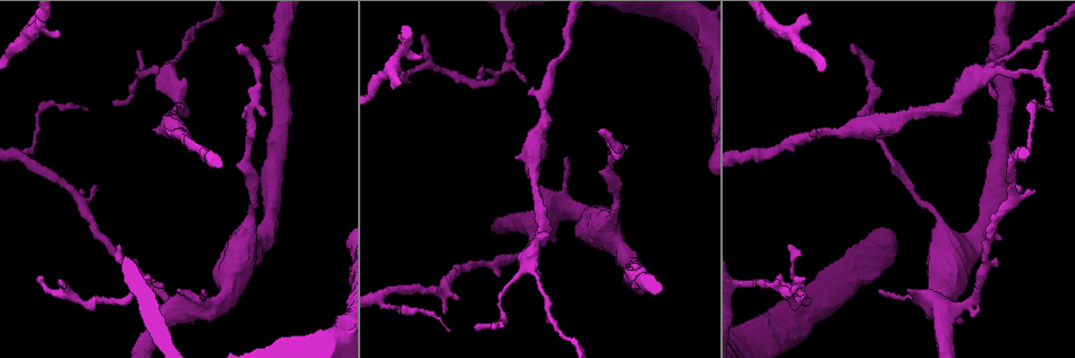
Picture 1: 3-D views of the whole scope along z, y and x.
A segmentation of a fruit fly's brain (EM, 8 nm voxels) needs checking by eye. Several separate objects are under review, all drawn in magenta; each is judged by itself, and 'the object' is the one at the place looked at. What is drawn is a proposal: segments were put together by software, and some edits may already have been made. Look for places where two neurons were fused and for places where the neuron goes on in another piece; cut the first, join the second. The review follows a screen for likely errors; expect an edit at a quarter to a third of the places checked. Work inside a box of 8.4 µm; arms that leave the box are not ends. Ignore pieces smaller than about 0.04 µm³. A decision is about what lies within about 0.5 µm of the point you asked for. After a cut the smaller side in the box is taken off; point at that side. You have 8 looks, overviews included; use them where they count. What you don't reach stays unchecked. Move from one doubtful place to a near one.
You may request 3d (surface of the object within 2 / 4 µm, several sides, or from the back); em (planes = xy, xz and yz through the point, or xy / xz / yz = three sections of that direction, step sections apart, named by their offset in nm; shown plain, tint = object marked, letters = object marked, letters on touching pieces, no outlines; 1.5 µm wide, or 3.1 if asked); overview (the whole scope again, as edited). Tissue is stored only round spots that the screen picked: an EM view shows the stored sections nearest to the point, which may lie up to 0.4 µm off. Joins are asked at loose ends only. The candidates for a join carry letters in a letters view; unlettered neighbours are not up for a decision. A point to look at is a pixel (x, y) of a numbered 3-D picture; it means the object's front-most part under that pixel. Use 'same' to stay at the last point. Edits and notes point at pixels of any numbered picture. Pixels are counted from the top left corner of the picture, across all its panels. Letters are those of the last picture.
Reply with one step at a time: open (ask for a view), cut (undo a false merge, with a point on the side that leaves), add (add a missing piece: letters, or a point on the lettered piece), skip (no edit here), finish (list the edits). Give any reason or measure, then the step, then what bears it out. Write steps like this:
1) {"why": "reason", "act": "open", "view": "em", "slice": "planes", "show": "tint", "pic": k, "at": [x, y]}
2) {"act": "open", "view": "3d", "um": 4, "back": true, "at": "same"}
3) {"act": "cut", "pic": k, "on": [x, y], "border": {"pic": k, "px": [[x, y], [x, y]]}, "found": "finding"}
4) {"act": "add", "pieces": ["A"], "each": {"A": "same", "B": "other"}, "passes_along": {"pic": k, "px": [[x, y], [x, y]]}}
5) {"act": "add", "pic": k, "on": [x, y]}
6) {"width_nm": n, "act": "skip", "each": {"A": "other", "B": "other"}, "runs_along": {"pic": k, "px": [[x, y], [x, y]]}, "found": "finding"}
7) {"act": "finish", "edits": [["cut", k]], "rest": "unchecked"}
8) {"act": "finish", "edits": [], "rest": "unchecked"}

{"why": "free end", "act": "open", "view": "3d", "um": 4, "pic": 1, "at": [850, 45]}

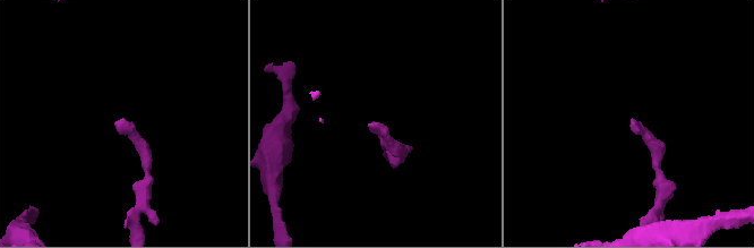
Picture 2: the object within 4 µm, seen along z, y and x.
{"why": "shape alone is not enough", "act": "open", "view": "em", "slice": "planes", "show": "letters", "pic": 2, "at": [374, 122]}

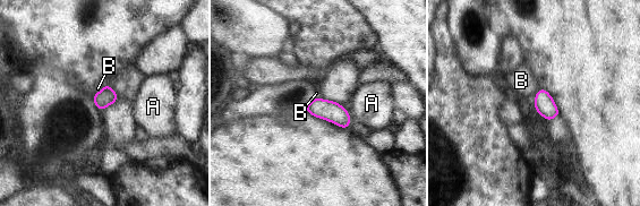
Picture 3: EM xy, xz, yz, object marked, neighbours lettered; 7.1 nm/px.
{"act": "skip", "each": {"A": "other", "B": "other"}, "border": {"pic": 3, "px": [[110, 84], [105, 84], [92, 95]]}, "found": "no lettered piece goes on from it"}

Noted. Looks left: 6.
{"why": "free end", "act": "open", "view": "em", "slice": "planes", "show": "tint", "pic": 1, "at": [58, 38]}

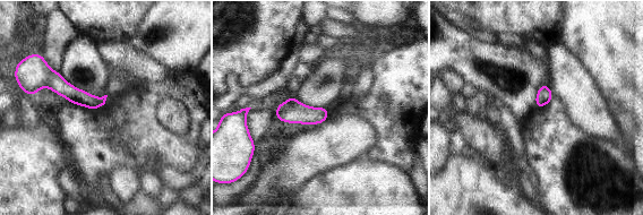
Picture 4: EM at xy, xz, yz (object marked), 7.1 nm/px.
{"why": "see the neighbours", "act": "open", "view": "em", "slice": "planes", "show": "letters", "at": "same"}

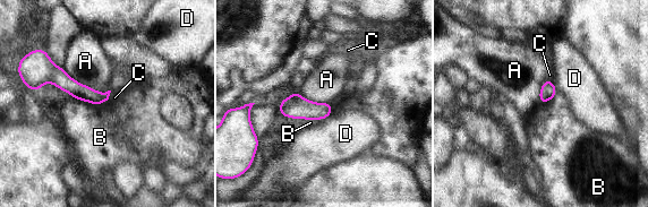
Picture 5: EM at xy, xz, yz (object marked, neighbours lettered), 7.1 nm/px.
{"act": "skip", "each": {"A": "other", "B": "other", "C": "other", "D": "other"}, "runs_along": {"pic": 5, "px": [[44, 78], [105, 96]]}, "found": "no lettered piece goes on from it"}

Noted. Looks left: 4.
{"why": "tapers out", "act": "open", "view": "em", "slice": "planes", "show": "letters", "pic": 1, "at": [1052, 111]}

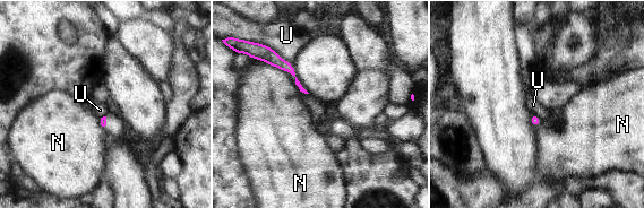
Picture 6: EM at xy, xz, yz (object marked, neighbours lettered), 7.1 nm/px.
{"act": "skip", "each": {"N": "other", "U": "other"}, "border": {"pic": 6, "px": [[262, 59], [277, 68]]}, "found": "no lettered piece goes on from it"}

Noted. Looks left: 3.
{"act": "finish", "edits": [], "rest": "unchecked"}

